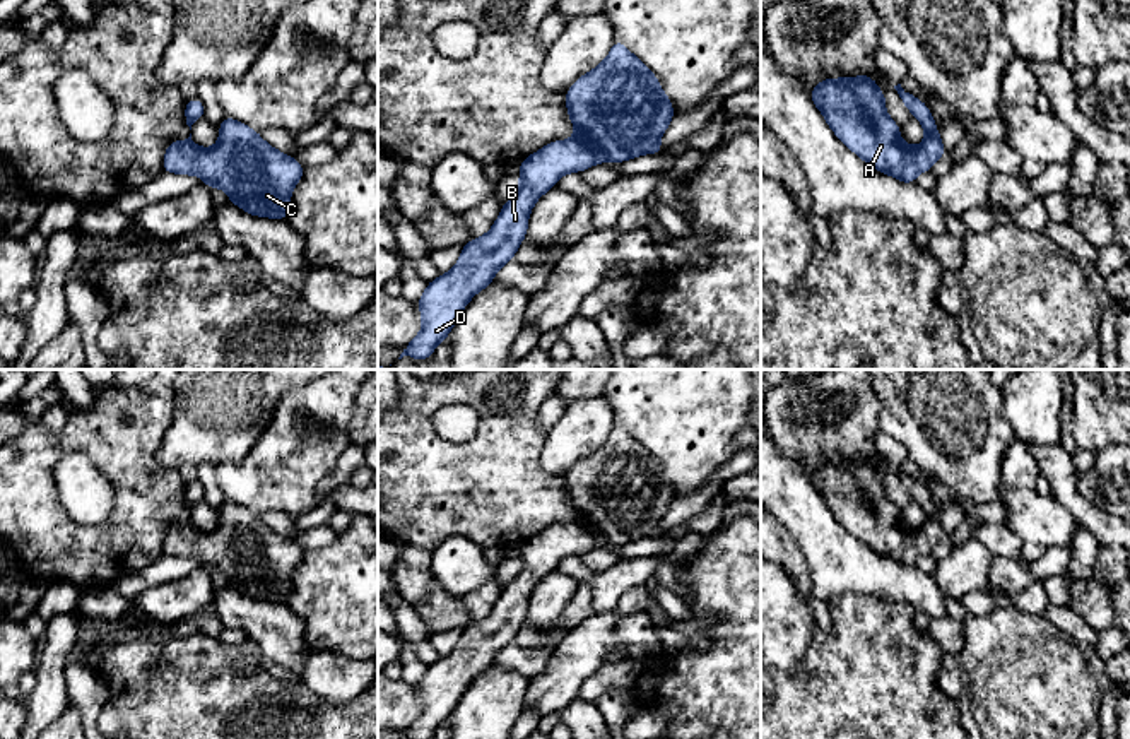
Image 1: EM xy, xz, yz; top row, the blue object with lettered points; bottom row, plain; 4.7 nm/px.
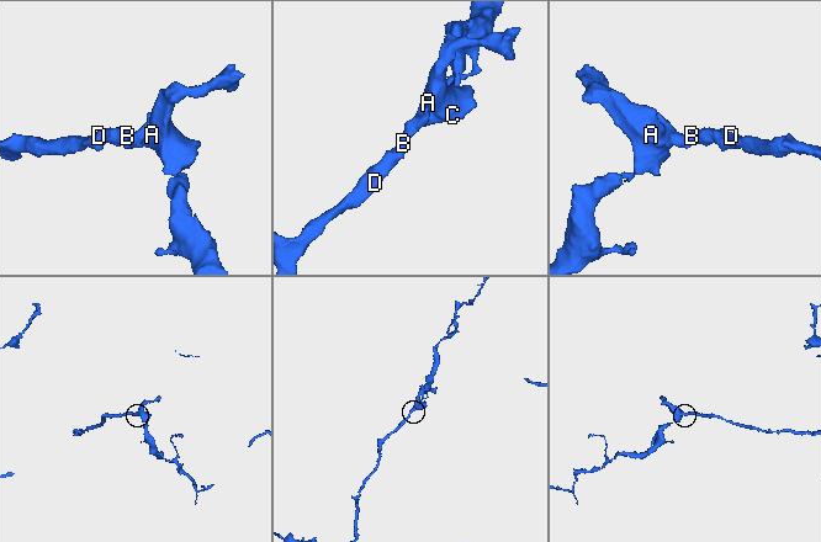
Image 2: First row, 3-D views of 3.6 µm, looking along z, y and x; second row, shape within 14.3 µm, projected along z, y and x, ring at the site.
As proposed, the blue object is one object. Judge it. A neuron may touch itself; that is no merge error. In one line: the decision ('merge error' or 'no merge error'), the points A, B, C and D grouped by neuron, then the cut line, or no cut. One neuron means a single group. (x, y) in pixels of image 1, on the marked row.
no merge error; A B C D; no cut

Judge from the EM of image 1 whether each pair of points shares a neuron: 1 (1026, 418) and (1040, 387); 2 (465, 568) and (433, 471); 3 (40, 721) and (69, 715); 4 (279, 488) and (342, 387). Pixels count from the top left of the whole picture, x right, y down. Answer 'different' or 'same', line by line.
1: same
2: different
3: different
4: same

